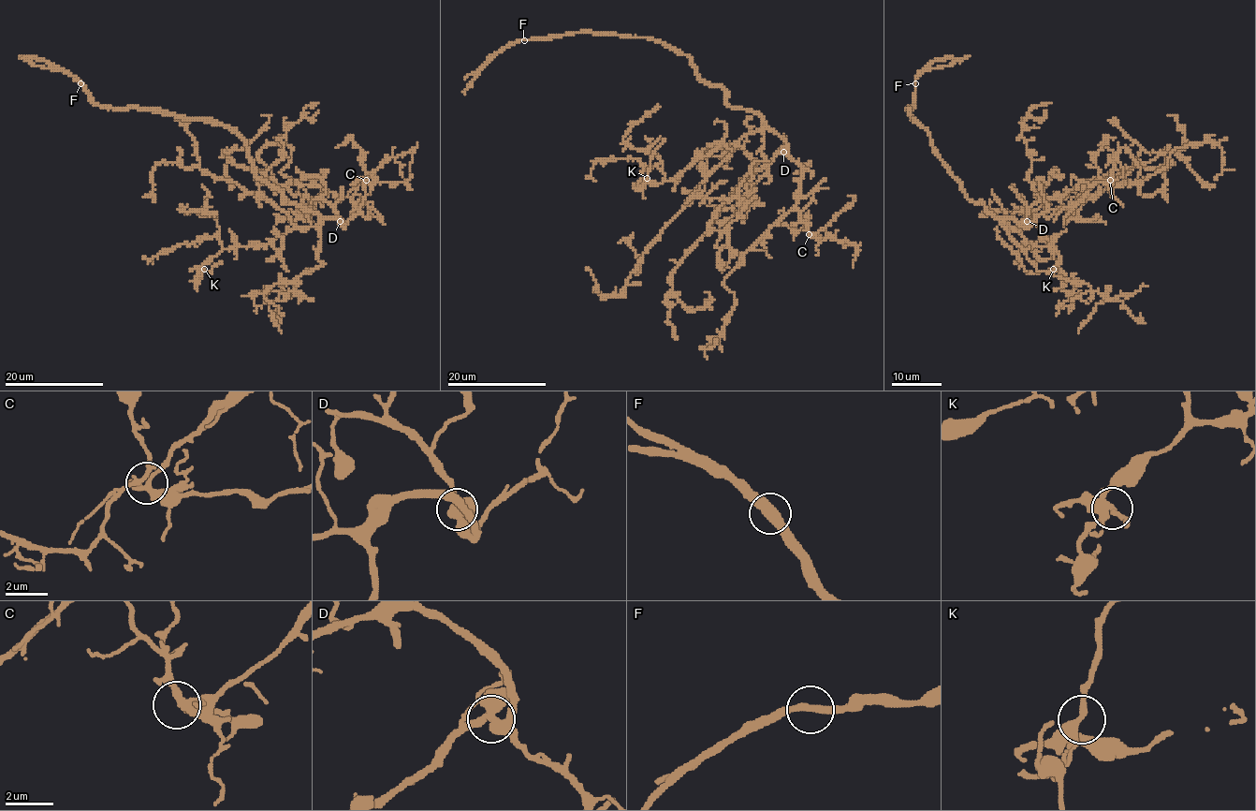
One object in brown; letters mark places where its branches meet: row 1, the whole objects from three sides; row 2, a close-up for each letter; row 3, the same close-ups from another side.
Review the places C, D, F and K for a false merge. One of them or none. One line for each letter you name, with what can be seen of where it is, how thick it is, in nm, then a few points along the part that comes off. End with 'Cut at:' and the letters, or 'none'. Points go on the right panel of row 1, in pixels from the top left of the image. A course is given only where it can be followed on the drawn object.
Cut at: none

